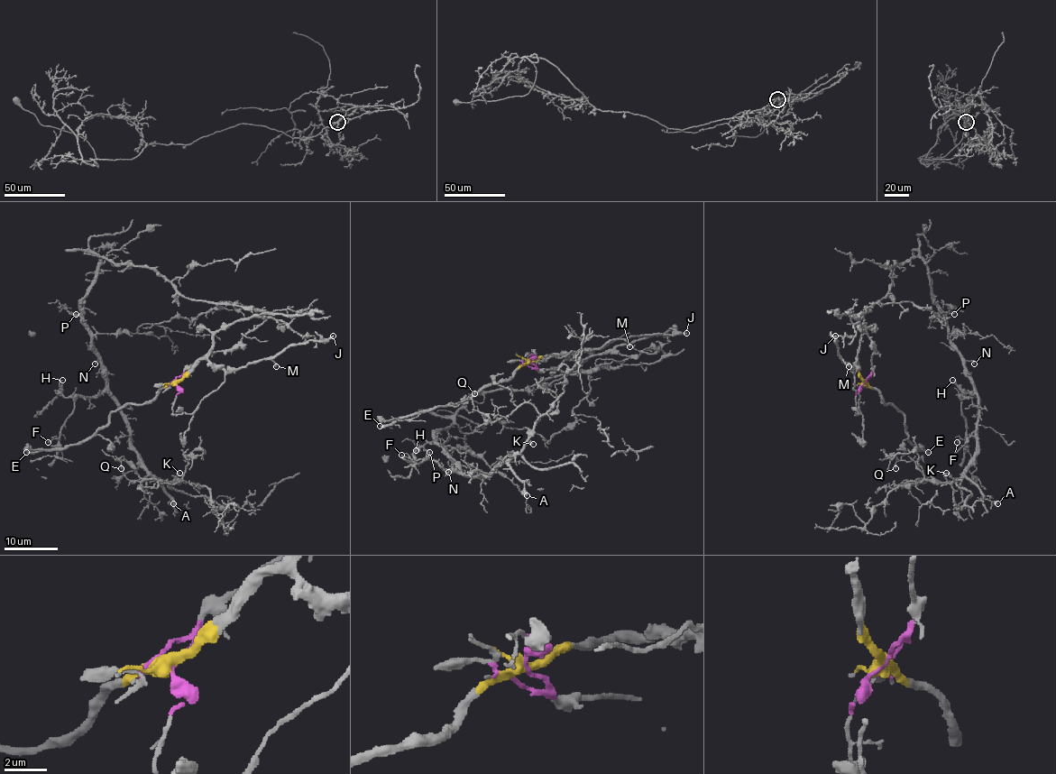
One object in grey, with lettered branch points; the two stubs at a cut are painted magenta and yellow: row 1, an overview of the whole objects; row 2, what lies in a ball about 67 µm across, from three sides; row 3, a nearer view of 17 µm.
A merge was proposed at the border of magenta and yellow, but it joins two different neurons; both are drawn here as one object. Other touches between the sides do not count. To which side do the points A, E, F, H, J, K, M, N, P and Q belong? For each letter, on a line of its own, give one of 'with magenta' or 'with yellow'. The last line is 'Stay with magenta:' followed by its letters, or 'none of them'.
A: with magenta
E: with yellow
F: with magenta
H: with magenta
J: with yellow
K: with magenta
M: with yellow
N: with magenta
P: with magenta
Q: with magenta
Stay with magenta: A, F, H, K, N, P, Q

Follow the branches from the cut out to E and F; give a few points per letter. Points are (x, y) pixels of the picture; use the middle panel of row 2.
E: (530, 361), (510, 377), (483, 385), (463, 401), (396, 418), (388, 424), (380, 426)
F: (530, 361), (568, 373), (621, 363), (525, 390), (478, 392), (435, 434), (459, 470), (401, 456)

